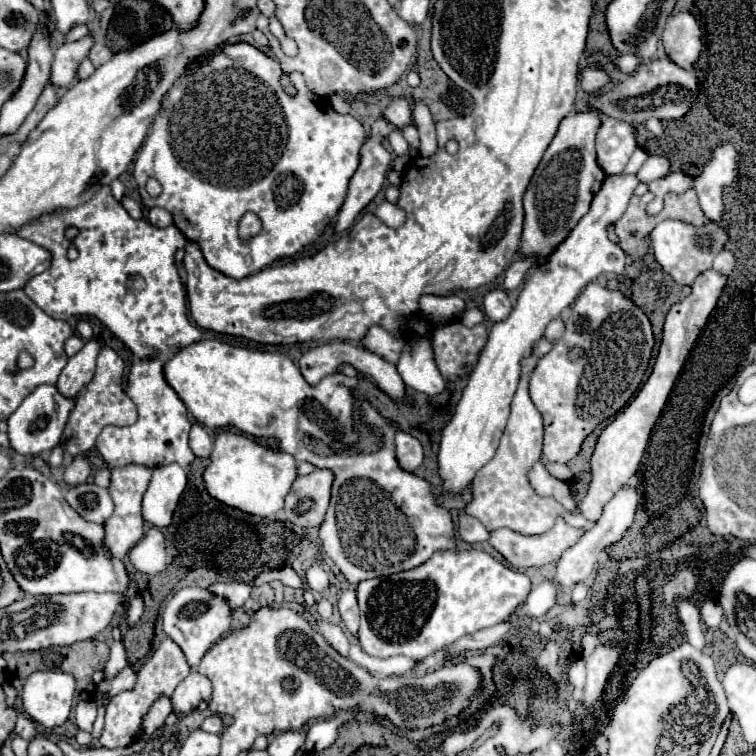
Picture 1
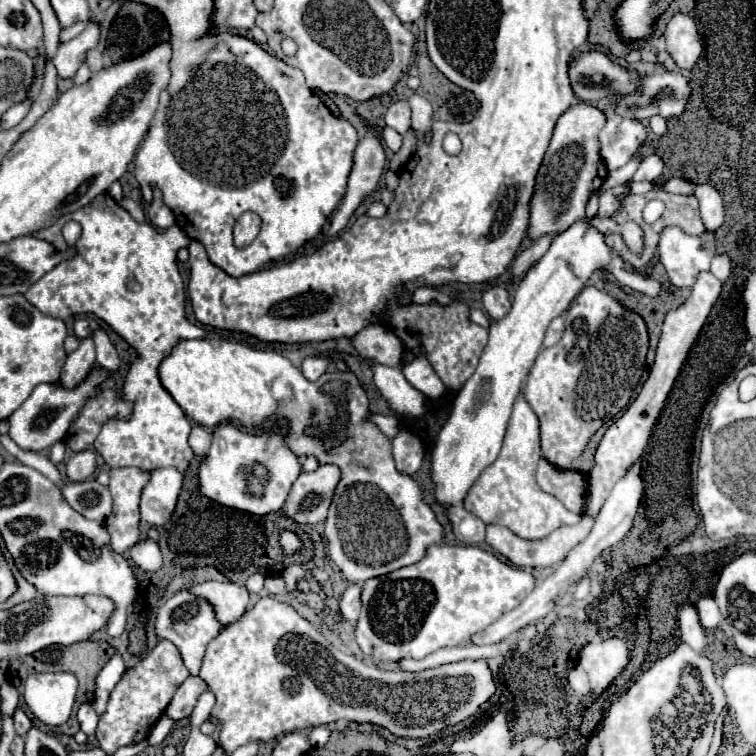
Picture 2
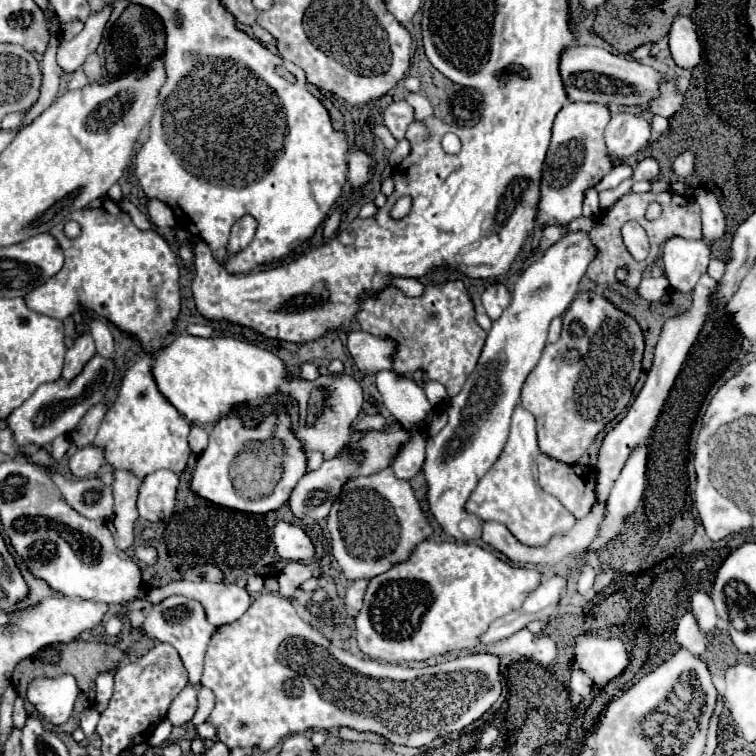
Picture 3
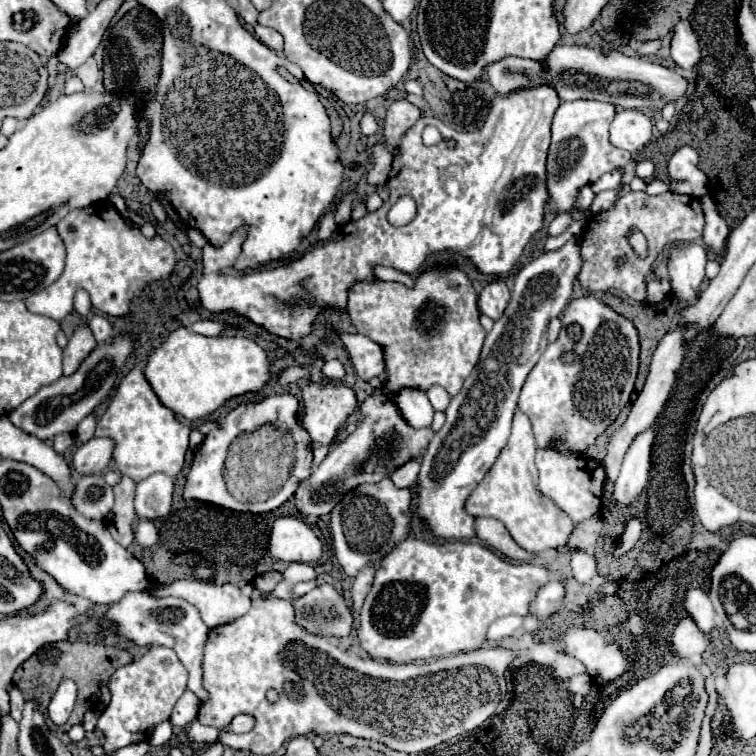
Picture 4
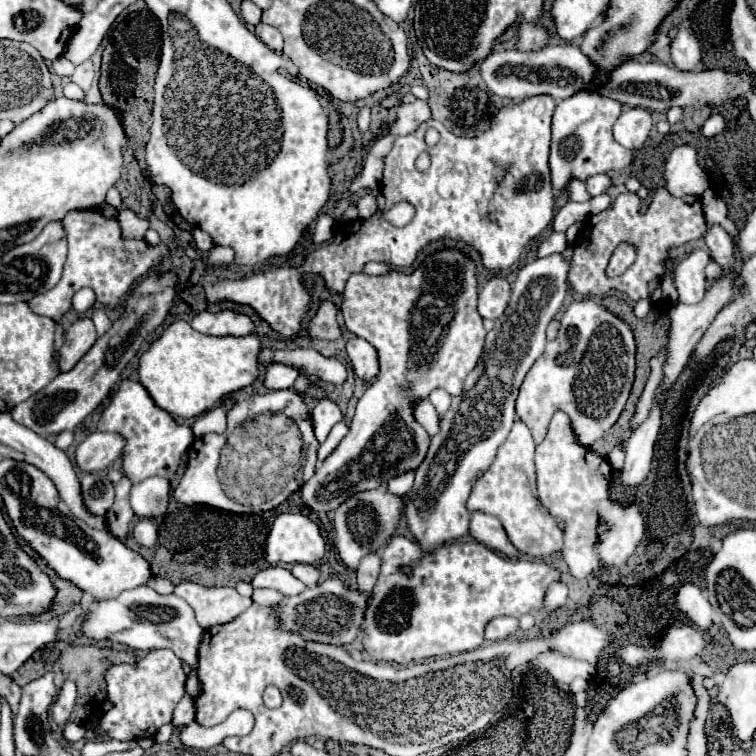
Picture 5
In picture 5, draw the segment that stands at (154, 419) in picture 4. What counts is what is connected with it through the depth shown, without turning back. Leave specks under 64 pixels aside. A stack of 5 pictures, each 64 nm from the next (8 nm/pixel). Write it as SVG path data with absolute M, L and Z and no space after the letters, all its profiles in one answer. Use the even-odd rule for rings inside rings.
M126 378L112 394L110 406L102 412L96 428L100 432L120 434L126 440L122 450L122 470L134 484L150 476L172 478L180 466L182 454L194 440L192 428L178 424L166 410L158 408L148 390L134 378Z

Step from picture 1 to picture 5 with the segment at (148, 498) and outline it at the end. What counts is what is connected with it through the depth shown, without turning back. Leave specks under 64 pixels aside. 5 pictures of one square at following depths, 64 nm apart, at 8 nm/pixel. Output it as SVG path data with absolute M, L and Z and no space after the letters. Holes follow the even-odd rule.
M152 476L132 486L130 504L140 518L158 518L166 512L170 498L170 482L160 476Z

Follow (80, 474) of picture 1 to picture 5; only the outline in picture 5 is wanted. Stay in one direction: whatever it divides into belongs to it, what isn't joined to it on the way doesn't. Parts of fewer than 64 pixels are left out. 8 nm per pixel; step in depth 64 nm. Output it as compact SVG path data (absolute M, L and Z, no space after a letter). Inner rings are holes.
M90 432L76 448L76 466L82 472L108 468L124 448L124 438L110 432Z

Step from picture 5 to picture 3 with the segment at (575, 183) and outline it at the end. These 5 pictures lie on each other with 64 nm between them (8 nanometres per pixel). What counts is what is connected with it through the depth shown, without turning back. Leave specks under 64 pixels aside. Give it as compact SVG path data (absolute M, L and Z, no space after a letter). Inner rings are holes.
M590 188L586 192L586 198L584 198L584 216L596 218L600 214L602 214L602 210L600 210L600 204L598 204L598 192L594 188Z

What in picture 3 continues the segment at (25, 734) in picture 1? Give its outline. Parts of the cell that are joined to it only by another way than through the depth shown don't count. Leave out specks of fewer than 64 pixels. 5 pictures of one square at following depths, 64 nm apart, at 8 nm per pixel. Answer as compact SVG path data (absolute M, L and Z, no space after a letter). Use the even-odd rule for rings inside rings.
M16 698L16 702L14 702L14 728L22 730L24 724L26 724L26 718L28 718L28 714L26 714L26 708L24 708L24 700Z

